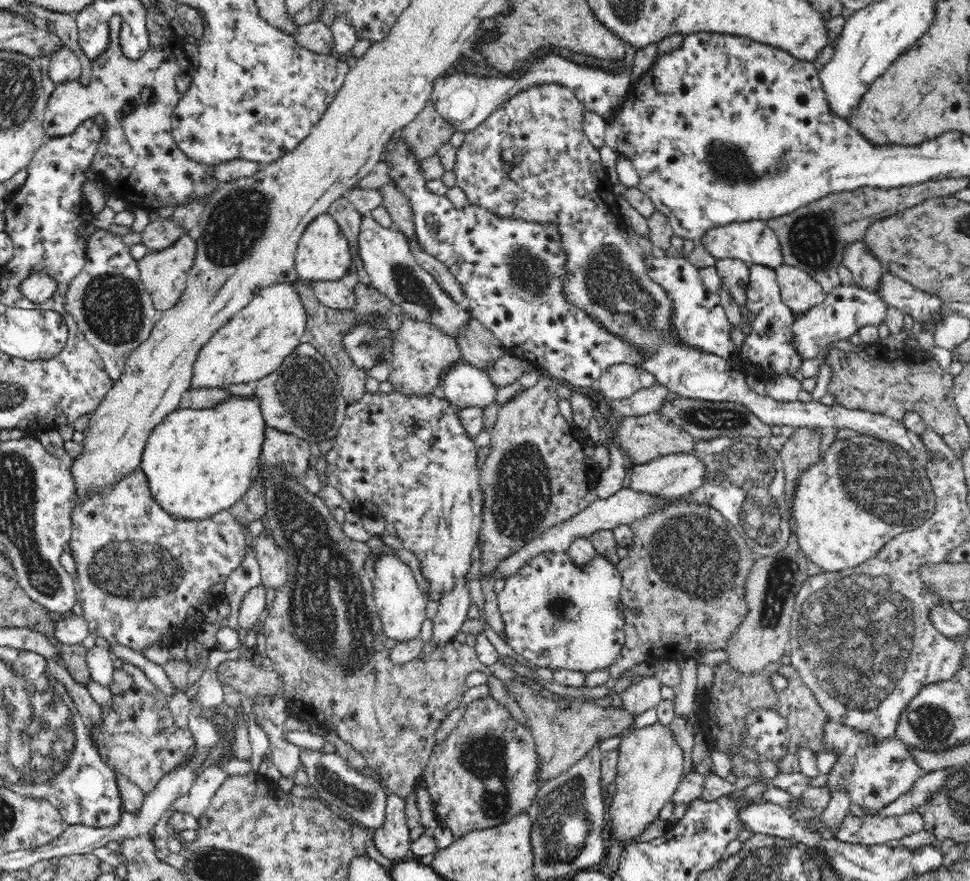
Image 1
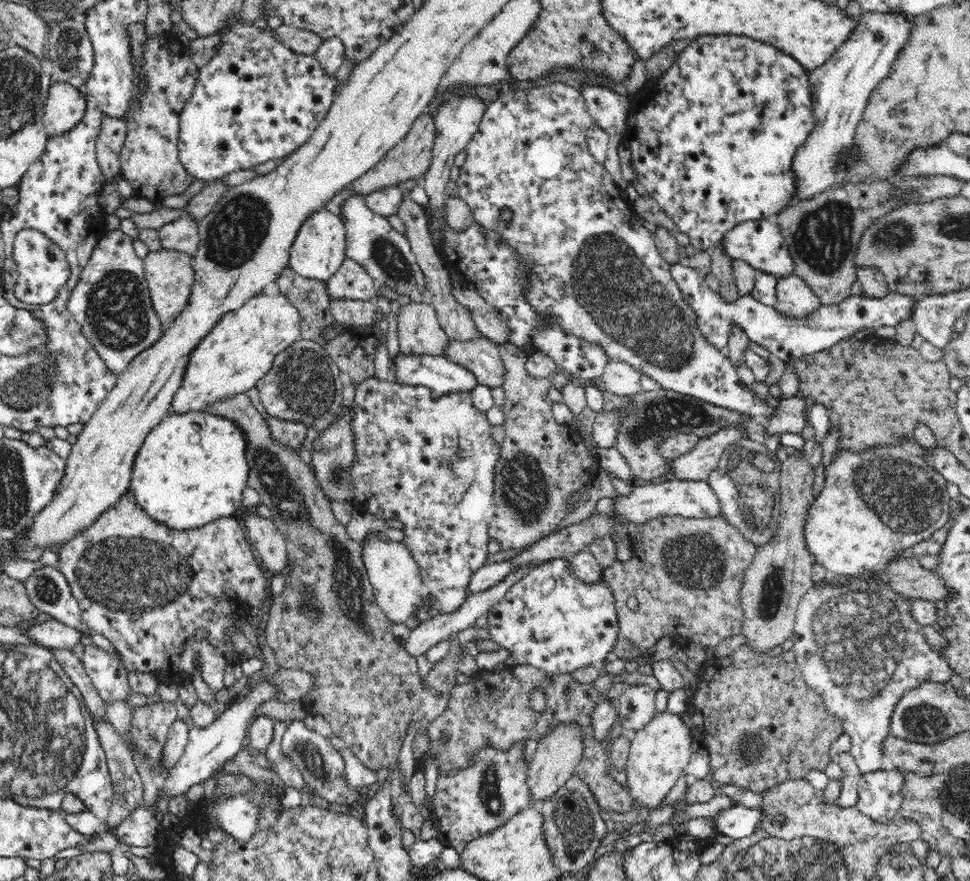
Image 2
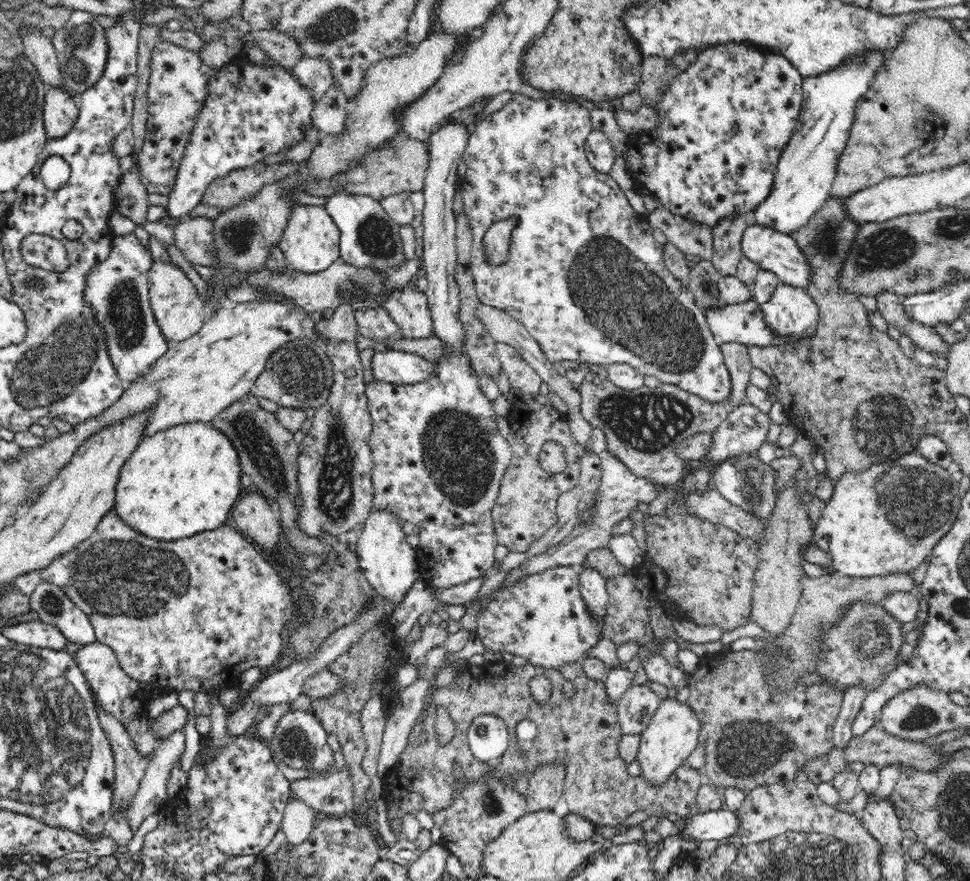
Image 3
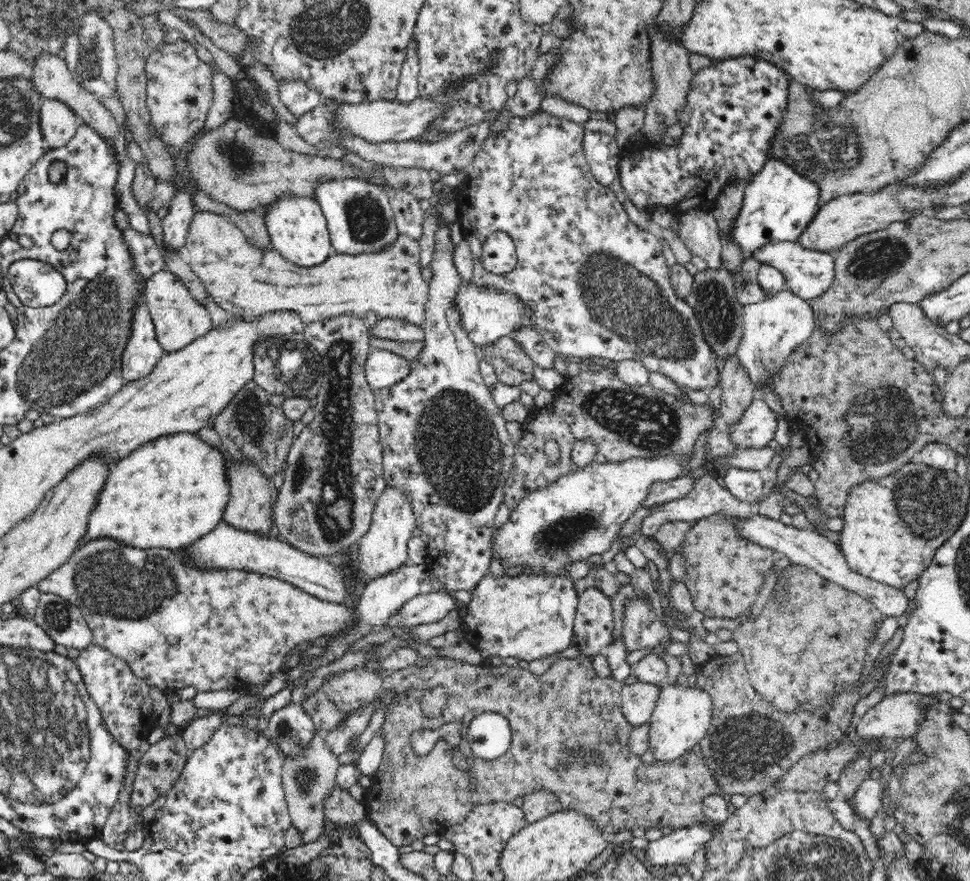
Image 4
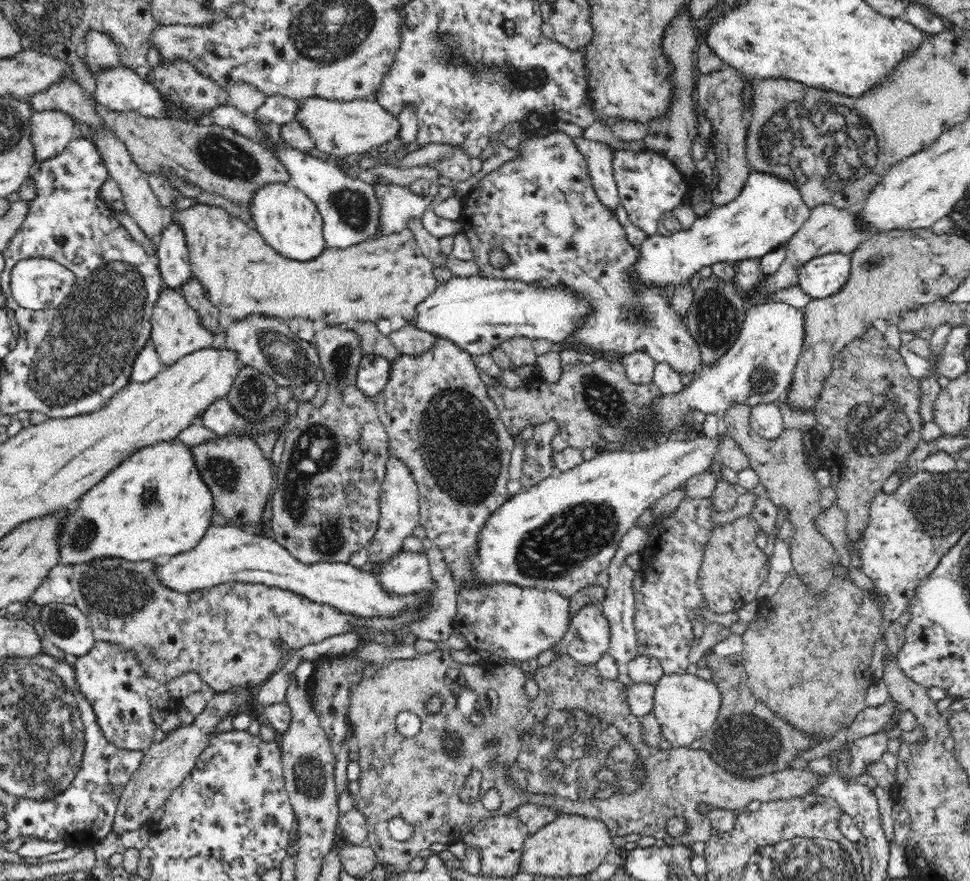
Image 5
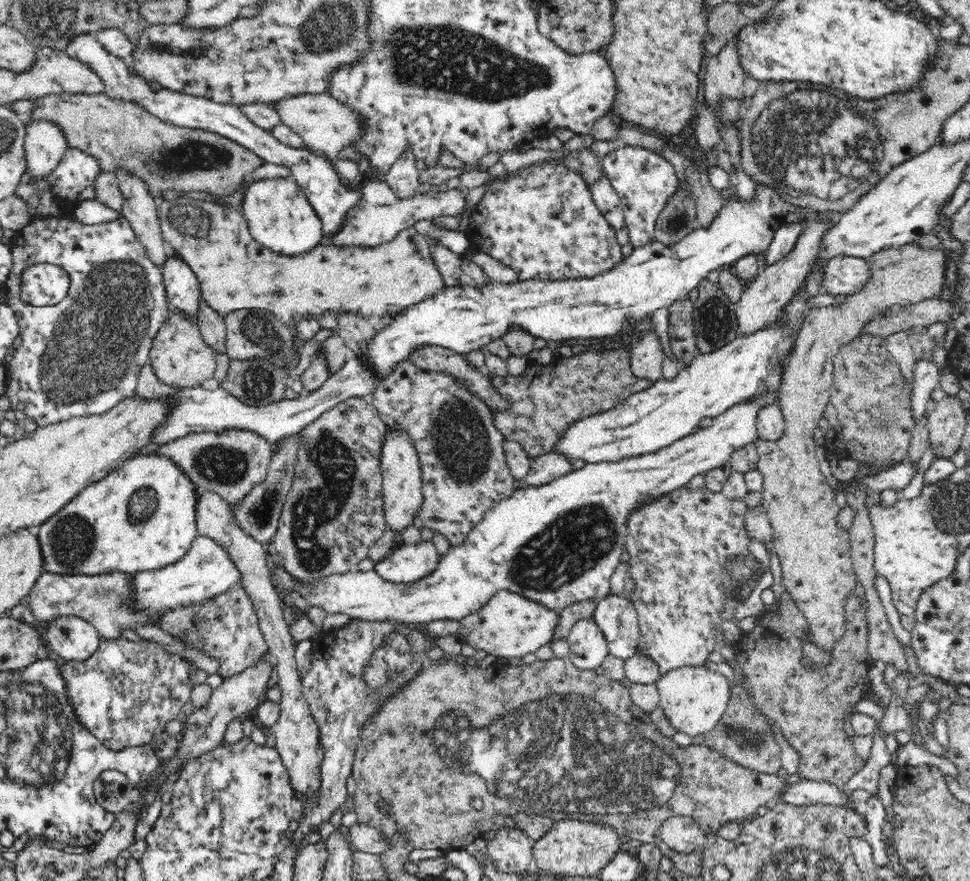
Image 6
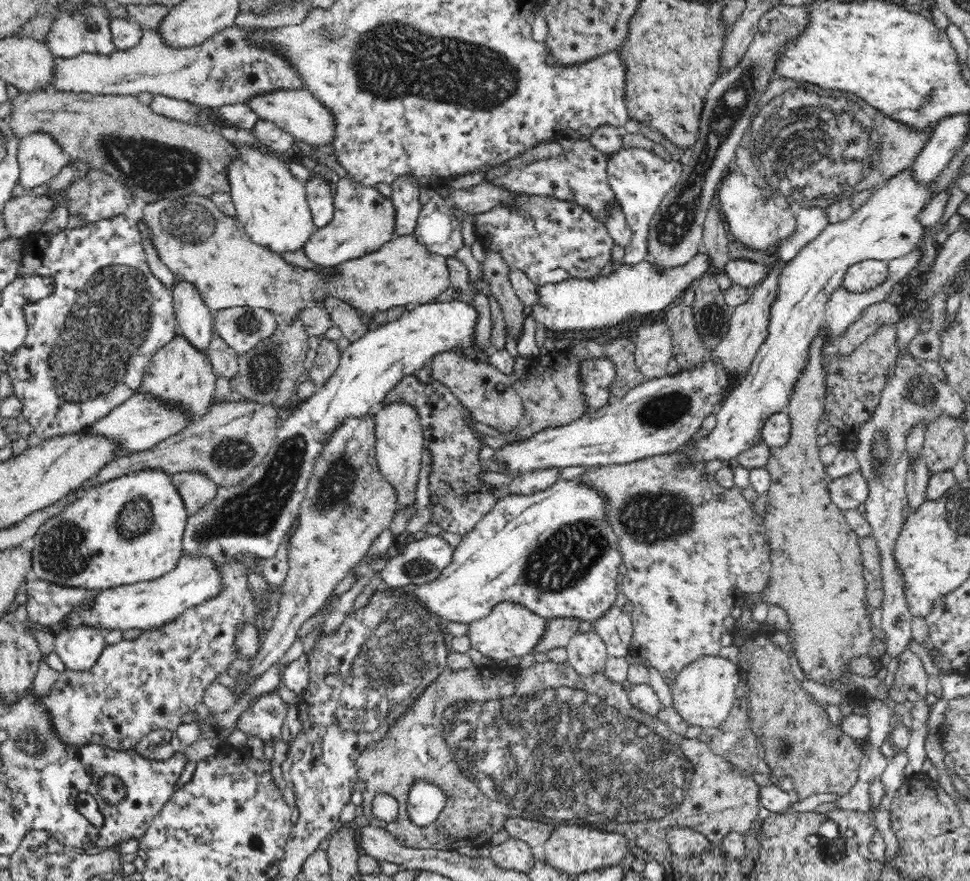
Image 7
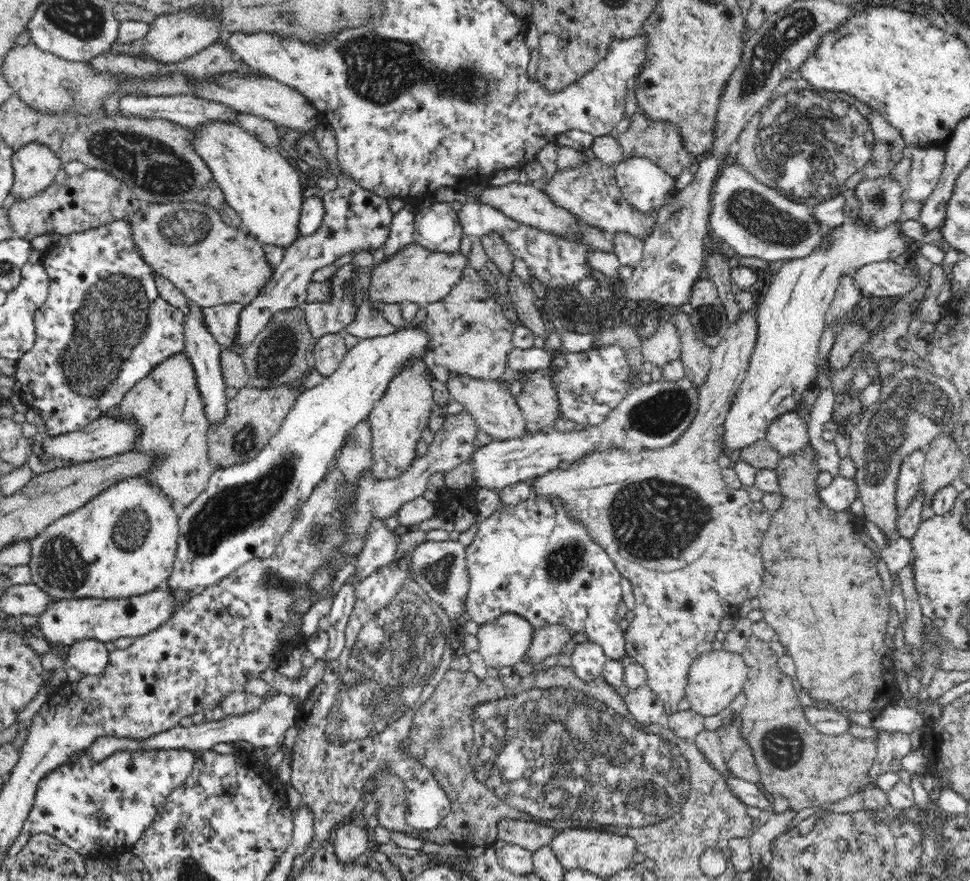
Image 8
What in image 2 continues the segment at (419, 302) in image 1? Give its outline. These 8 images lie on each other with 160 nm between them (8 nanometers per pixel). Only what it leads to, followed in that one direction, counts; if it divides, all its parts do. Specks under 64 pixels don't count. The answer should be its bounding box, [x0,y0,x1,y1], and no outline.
[339,195,430,302]

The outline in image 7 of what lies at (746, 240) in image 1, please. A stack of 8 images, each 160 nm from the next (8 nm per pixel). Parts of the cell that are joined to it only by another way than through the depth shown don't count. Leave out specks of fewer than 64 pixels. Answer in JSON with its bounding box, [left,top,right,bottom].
[843,261,889,292]

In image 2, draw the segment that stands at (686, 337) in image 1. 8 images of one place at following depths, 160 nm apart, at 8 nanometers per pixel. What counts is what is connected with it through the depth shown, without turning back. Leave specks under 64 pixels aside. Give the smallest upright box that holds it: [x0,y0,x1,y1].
[671,265,920,362]

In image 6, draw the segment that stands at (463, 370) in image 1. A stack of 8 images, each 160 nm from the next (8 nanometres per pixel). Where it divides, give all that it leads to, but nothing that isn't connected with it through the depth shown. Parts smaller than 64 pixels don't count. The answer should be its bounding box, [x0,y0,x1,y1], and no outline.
[134,358,377,446]

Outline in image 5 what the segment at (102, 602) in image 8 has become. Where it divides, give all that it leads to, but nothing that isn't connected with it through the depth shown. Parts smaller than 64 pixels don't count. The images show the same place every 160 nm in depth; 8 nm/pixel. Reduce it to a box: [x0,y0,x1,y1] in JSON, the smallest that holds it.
[154,425,729,618]

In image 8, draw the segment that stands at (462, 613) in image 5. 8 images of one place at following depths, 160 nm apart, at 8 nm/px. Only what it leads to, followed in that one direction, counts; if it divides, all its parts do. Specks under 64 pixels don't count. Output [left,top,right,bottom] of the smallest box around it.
[476,613,532,670]

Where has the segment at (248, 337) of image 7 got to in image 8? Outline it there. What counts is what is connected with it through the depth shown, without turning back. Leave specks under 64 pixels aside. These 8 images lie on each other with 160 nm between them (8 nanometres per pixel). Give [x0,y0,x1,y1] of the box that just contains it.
[200,303,243,348]

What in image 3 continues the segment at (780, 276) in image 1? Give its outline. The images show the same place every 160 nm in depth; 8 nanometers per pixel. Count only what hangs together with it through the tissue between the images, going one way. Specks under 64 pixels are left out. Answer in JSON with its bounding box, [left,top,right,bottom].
[760,282,819,340]

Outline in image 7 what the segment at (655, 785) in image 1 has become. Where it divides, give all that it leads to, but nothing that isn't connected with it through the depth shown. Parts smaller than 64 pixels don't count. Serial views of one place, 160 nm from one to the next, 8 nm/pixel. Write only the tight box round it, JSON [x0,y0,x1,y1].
[671,656,742,728]

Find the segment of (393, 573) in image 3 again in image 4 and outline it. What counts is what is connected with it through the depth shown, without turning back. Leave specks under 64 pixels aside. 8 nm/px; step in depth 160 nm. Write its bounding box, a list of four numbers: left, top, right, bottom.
[354,486,417,579]

